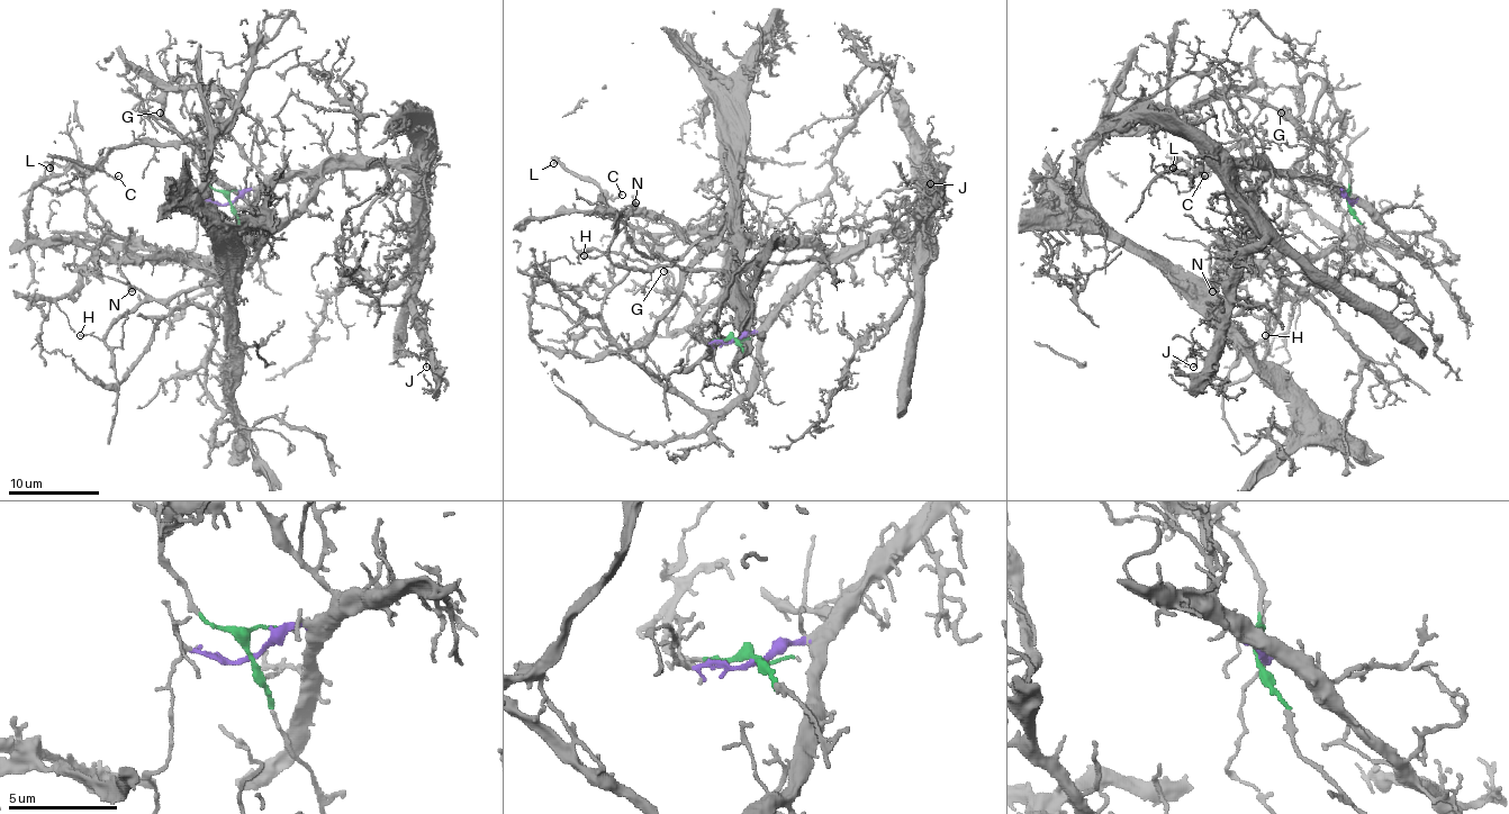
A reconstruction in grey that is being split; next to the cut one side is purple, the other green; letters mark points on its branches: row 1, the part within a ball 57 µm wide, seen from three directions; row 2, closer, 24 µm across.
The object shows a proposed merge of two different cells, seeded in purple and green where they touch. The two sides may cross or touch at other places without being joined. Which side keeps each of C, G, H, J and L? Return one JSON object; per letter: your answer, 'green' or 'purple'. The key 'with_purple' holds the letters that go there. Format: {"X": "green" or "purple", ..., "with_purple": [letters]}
{"C": "purple", "G": "purple", "H": "purple", "J": "purple", "L": "purple", "with_purple": ["C", "G", "H", "J", "L"]}

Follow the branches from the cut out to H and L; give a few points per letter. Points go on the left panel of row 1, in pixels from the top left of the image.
H: (229, 202), (253, 189), (316, 173), (312, 196), (227, 278), (166, 298), (145, 298), (100, 340), (80, 335)
L: (229, 202), (316, 173), (294, 214), (271, 218), (189, 145), (118, 145), (98, 166), (54, 157), (50, 169)

